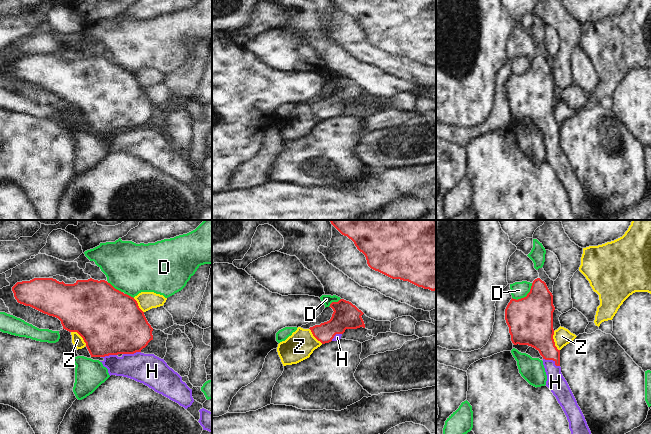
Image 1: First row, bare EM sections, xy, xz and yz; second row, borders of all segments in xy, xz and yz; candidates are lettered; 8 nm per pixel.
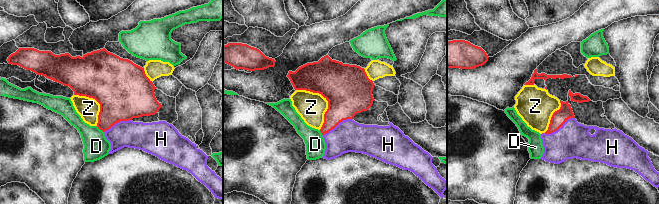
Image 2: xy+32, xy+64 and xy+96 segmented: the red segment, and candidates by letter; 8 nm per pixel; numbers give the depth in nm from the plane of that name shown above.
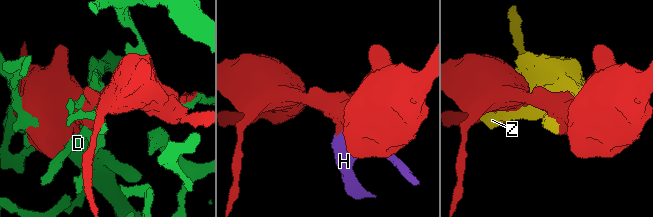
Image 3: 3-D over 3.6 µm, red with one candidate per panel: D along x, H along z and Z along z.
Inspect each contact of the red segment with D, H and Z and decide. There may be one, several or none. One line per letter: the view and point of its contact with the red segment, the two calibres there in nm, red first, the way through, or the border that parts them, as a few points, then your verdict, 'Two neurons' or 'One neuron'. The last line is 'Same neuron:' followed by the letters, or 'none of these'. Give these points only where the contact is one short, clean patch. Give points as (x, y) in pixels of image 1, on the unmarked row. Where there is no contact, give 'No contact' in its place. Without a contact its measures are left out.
D: Touches red at yz (526, 72). Thickness 360 nm (red) against 130 nm. Two neurons
H: Touches red at yz (552, 135). Thickness 260 nm (red) against 150 nm. Path across: yz (537, 108), (552, 135), (555, 158). One neuron
Z: Touches red at yz (553, 117). Thickness 360 nm (red) against 140 nm. Two neurons
Same neuron: H

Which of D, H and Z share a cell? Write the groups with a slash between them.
D / H / Z

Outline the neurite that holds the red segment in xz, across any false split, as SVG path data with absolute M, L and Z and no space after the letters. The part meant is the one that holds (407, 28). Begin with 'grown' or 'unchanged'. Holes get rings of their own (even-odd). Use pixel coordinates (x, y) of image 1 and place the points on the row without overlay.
unchanged | M332 0L351 15L362 28L368 42L392 55L408 57L418 63L436 66L436 0Z

